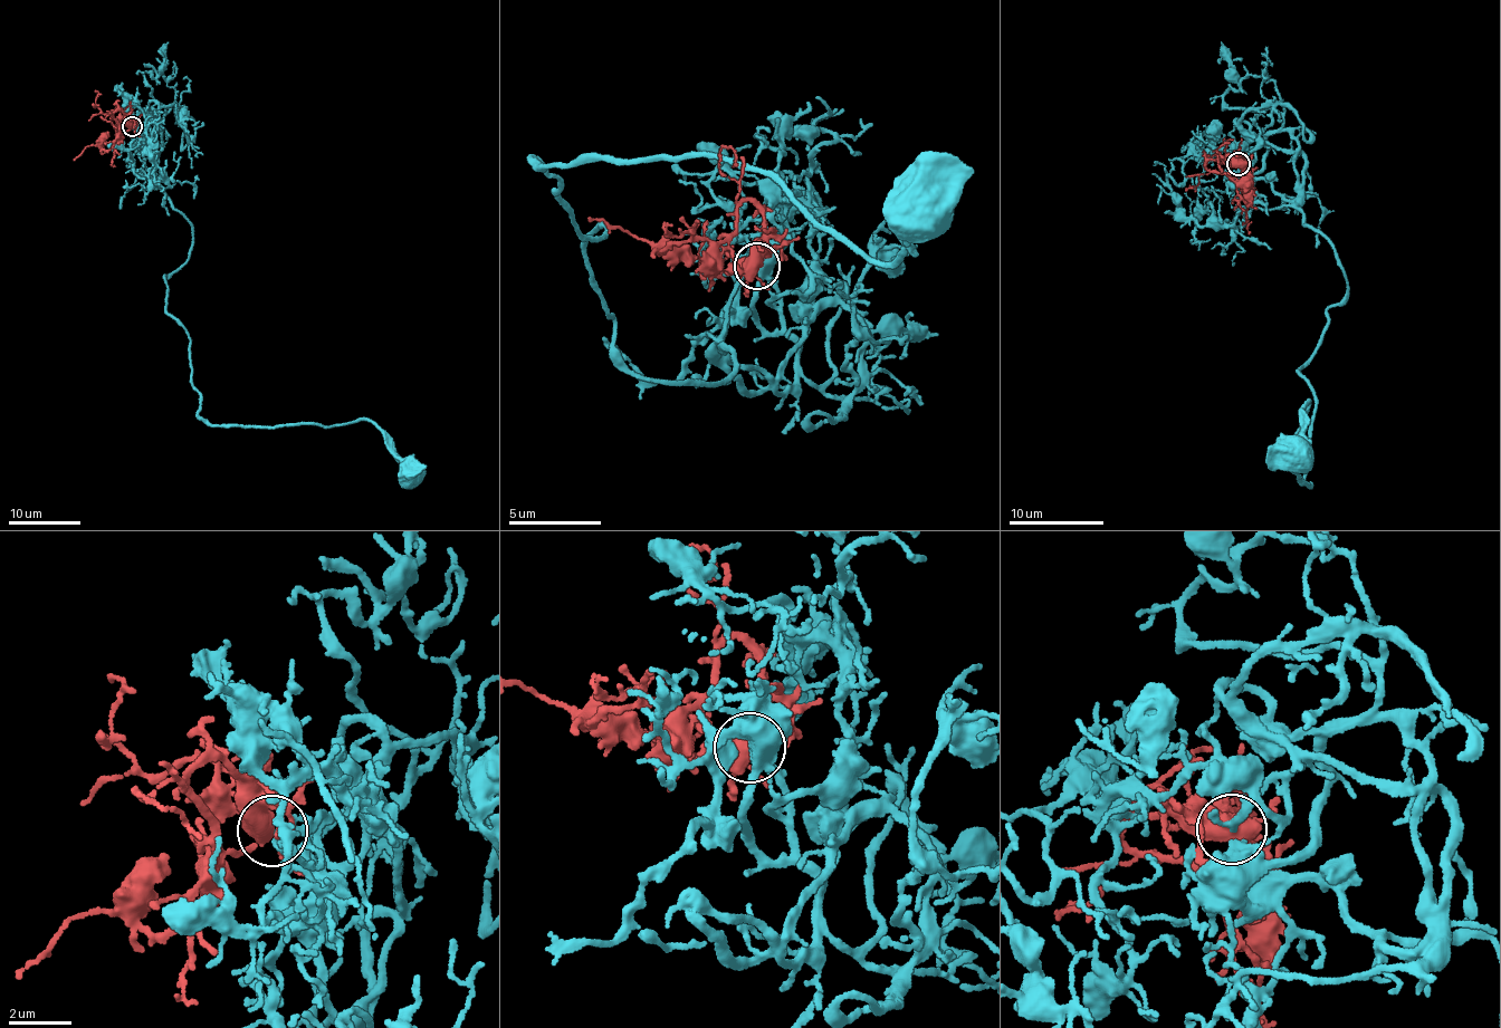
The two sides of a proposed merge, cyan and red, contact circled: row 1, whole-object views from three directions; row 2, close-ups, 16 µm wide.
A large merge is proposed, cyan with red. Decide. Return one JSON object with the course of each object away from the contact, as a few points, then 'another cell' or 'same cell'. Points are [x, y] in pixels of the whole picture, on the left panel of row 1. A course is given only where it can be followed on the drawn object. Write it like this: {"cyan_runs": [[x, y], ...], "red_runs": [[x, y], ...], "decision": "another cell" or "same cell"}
{"cyan_runs": [[133, 126], [190, 224], [165, 309], [189, 336], [198, 413], [268, 428], [366, 420], [412, 473]], "red_runs": [[133, 126], [117, 109], [105, 114], [94, 107], [98, 92], [95, 90]], "decision": "same cell"}

